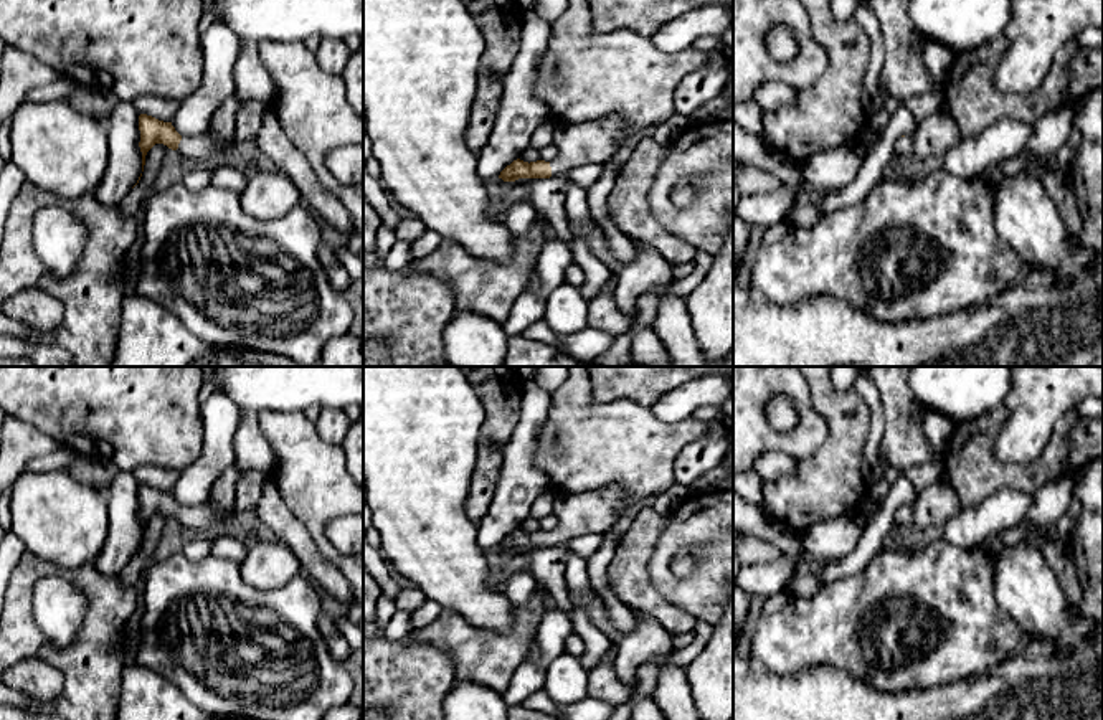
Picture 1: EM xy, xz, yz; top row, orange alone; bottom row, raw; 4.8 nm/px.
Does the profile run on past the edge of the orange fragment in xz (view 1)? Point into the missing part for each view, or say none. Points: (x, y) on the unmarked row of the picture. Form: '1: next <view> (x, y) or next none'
1: next xz (588, 512)

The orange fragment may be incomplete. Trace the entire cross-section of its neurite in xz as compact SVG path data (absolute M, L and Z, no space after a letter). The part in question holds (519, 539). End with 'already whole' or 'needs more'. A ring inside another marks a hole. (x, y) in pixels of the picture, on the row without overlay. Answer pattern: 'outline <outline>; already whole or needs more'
outline M619 486L581 494L556 494L553 514L558 525L552 532L523 532L520 528L507 535L499 548L515 552L518 548L560 547L571 538L609 532L621 517L624 494Z; needs more

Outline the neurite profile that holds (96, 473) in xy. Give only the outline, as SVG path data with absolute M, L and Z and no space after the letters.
M78 456L66 469L66 472L78 482L92 487L106 500L109 500L112 479L116 477L117 471L119 469L116 464L109 461L84 456Z

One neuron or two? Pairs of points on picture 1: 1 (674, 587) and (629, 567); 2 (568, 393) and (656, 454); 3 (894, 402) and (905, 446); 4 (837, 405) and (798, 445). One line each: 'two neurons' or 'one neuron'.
1: two neurons
2: one neuron
3: one neuron
4: two neurons

